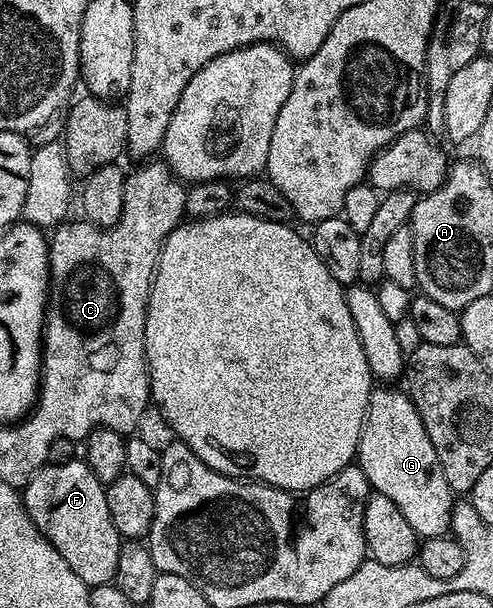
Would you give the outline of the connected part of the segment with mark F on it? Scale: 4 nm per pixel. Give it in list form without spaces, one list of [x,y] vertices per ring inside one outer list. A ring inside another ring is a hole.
[[[74,460],[56,466],[43,466],[29,479],[27,485],[22,487],[21,497],[23,507],[29,512],[33,524],[37,524],[37,528],[51,541],[53,548],[57,548],[57,552],[65,556],[65,564],[69,564],[69,568],[73,568],[73,572],[77,572],[77,576],[81,576],[81,580],[89,588],[114,583],[121,539],[113,524],[113,516],[109,516],[104,483],[99,482],[97,476],[93,476],[86,461]]]

